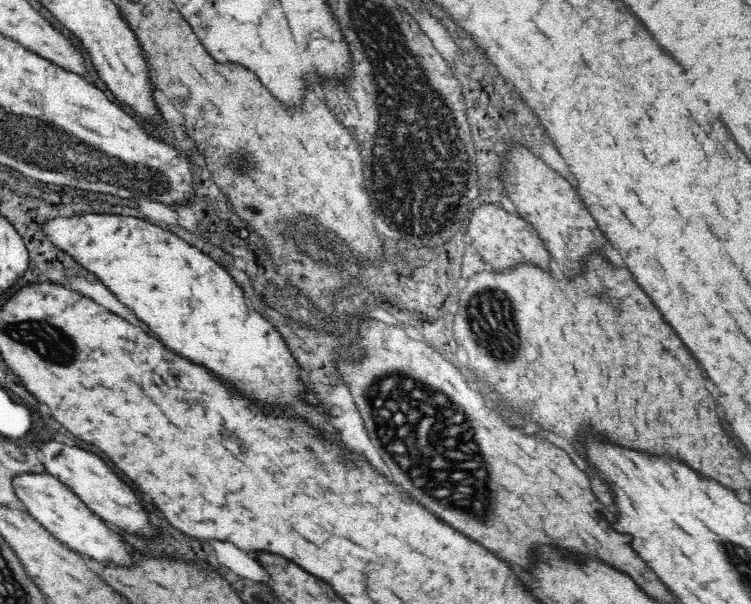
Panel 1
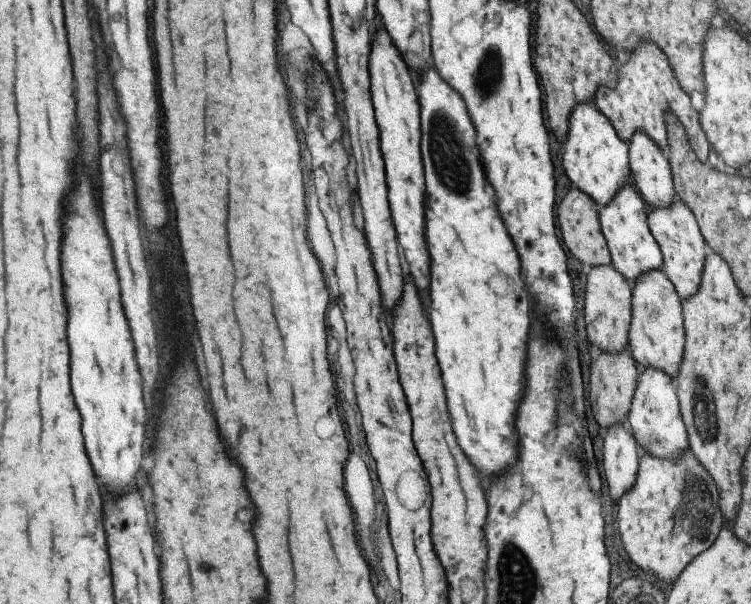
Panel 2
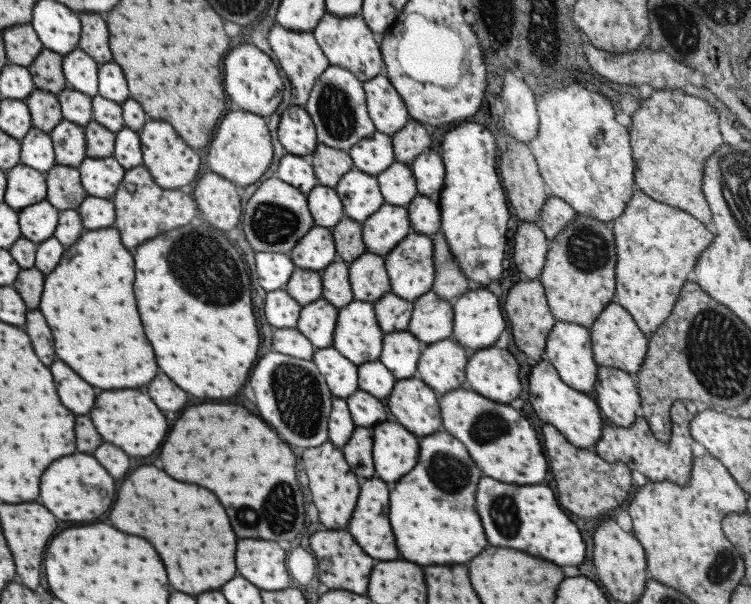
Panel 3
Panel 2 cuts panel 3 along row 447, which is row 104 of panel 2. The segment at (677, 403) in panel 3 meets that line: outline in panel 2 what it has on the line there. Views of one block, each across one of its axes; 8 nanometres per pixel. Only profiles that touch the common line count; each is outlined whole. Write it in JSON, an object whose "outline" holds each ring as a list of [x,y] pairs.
{"outline":[[[637,42],[627,62],[619,68],[617,84],[613,88],[600,86],[593,96],[592,103],[597,112],[601,112],[607,118],[607,122],[611,124],[621,142],[627,144],[633,132],[641,131],[662,150],[667,146],[665,114],[673,114],[683,126],[688,144],[697,160],[707,162],[710,146],[698,122],[698,112],[691,107],[688,94],[681,90],[668,60],[653,42]]]}

